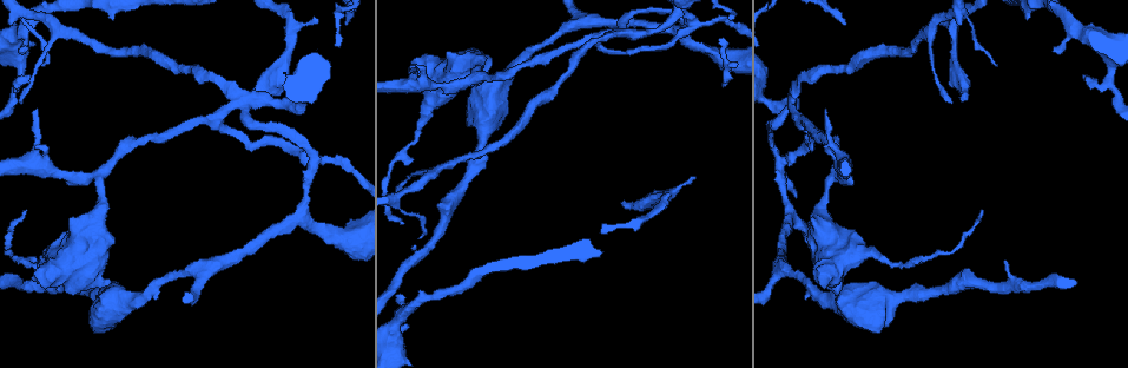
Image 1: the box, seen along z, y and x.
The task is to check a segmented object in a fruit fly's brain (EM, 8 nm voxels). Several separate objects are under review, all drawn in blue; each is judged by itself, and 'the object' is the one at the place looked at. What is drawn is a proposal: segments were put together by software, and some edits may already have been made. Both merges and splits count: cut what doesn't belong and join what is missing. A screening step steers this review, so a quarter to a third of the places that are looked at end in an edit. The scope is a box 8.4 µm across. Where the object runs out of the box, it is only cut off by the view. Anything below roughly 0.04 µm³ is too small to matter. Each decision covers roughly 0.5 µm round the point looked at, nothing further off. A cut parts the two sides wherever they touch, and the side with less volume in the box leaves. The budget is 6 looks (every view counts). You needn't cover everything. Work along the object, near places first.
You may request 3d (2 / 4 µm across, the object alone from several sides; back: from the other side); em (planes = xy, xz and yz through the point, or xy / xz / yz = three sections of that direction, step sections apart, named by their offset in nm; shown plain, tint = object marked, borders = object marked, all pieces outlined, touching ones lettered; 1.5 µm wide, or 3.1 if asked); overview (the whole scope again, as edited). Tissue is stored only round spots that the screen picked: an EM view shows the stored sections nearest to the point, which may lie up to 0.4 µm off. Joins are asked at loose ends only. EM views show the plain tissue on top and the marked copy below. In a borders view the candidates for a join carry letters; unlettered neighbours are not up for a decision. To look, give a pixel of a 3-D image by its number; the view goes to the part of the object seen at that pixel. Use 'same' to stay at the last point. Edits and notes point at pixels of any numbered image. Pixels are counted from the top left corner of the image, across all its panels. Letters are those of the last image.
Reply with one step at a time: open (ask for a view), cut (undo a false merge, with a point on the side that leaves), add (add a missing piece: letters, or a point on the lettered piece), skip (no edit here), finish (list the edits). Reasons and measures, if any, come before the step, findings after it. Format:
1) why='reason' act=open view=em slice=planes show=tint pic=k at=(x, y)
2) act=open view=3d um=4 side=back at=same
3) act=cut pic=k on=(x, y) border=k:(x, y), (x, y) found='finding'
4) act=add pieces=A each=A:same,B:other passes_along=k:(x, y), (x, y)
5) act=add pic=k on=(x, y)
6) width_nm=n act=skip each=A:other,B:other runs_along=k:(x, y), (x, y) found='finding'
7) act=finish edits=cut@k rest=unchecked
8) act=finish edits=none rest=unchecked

act=open view=em slice=planes show=borders pic=1 at=(1073, 21)

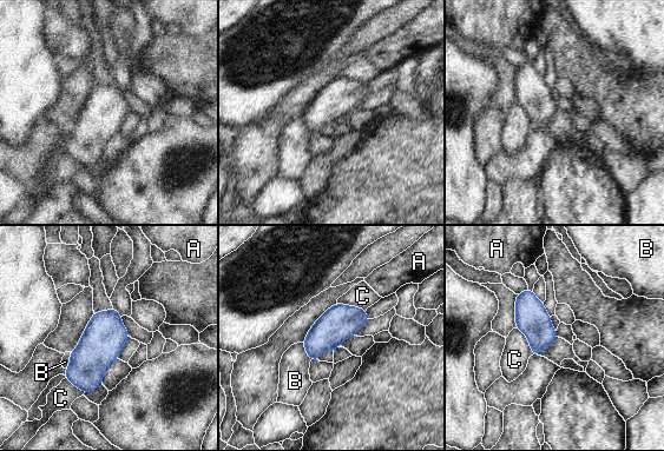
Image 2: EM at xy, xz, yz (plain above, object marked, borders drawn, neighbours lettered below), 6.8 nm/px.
width_nm=240 act=skip each=A:other,B:other,C:other found='continuous, no second cell'

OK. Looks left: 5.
why='branch stops here' act=open view=3d um=4 side=back pic=1 at=(825, 107)

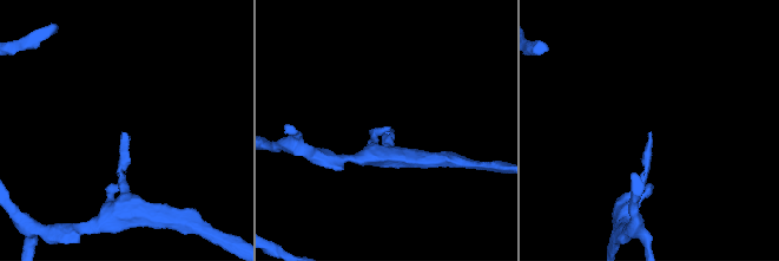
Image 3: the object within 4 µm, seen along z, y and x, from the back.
why='shape alone is not enough' act=open view=em slice=planes show=borders pic=3 at=(392, 130)

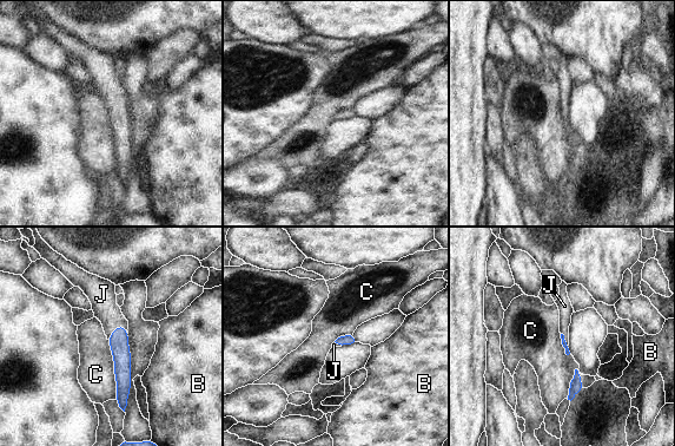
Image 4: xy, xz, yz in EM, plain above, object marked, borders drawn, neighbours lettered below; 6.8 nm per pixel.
act=add pieces=J each=B:other,C:other,J:same passes_along=4:(118, 341), (114, 329), (101, 295) found='it goes on there'

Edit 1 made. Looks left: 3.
why='an open end' act=open view=em slice=planes show=borders pic=1 at=(962, 99)

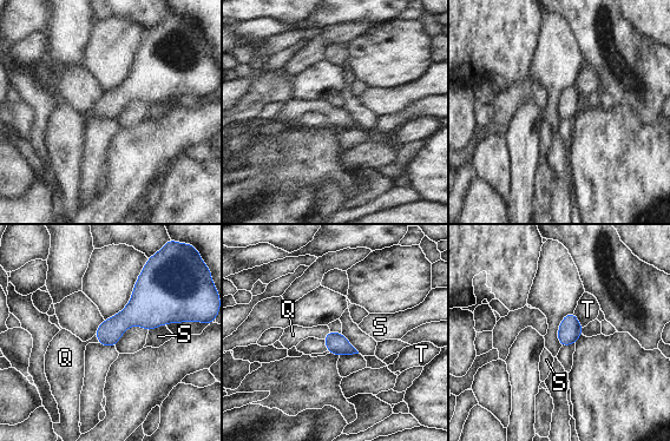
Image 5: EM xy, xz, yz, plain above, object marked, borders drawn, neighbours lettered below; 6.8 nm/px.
width_nm=150 act=add pieces=Q each=Q:same,S:other,T:other passes_along=5:(336, 343), (327, 334), (293, 335) found='it goes on there'

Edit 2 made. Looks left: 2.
act=finish edits=add@4,add@5 rest=unchecked

